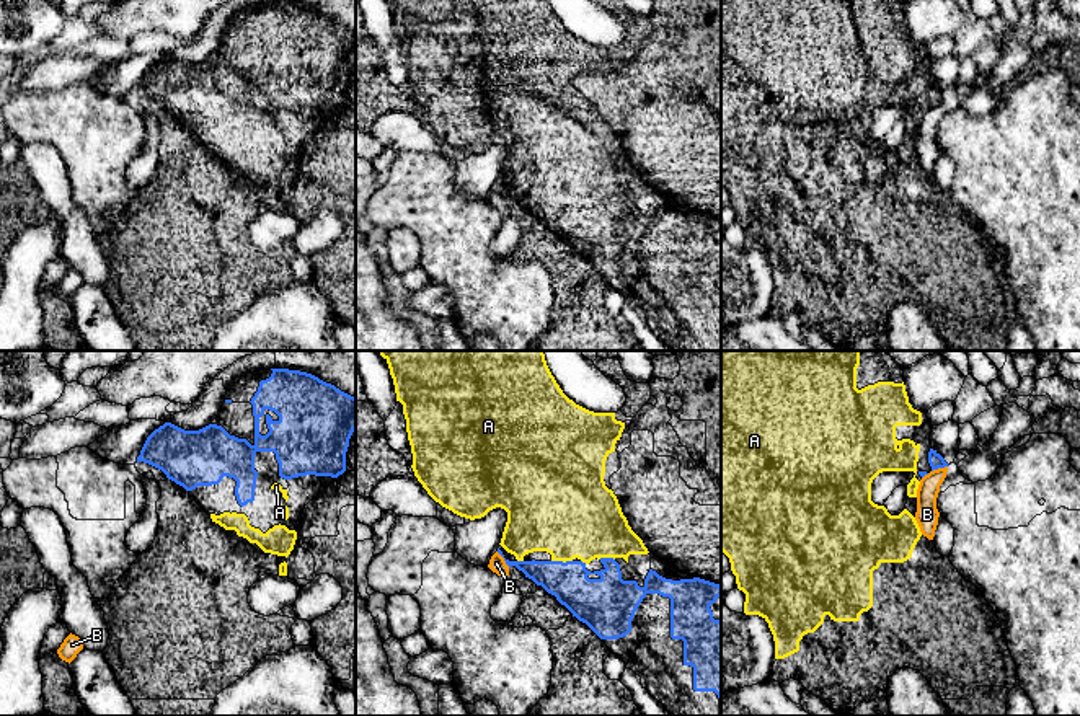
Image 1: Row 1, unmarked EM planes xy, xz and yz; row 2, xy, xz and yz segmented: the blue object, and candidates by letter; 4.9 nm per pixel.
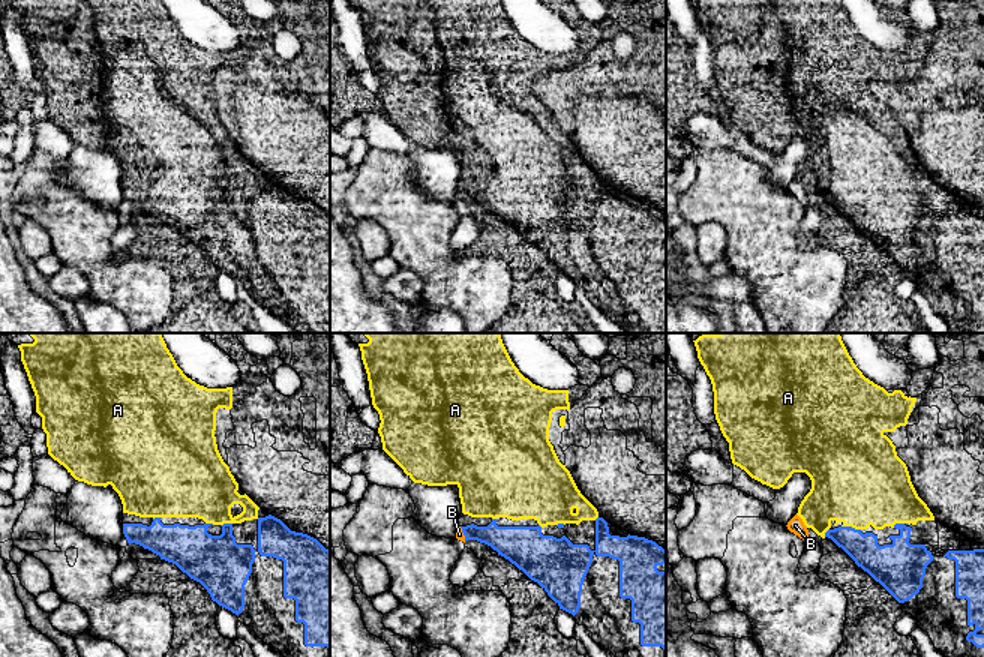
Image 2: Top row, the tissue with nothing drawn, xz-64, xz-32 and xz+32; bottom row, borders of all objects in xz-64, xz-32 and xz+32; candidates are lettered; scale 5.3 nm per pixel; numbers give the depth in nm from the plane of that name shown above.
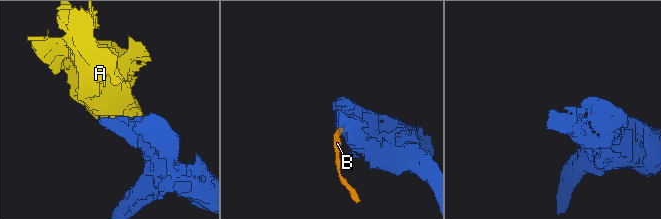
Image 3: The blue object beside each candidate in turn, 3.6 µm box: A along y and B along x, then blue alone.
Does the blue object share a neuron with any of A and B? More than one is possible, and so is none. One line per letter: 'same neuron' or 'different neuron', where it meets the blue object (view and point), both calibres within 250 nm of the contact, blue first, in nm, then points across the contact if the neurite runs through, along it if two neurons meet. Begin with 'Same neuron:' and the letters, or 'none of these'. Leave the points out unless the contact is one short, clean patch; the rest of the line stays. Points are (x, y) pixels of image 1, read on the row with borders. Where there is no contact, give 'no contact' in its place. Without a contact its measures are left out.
Same neuron: A
A: same neuron | xz (562, 561) | 220/460 nm
B: different neuron | xz (504, 560) | 150/80 nm | along xz (496, 552), (509, 566)

